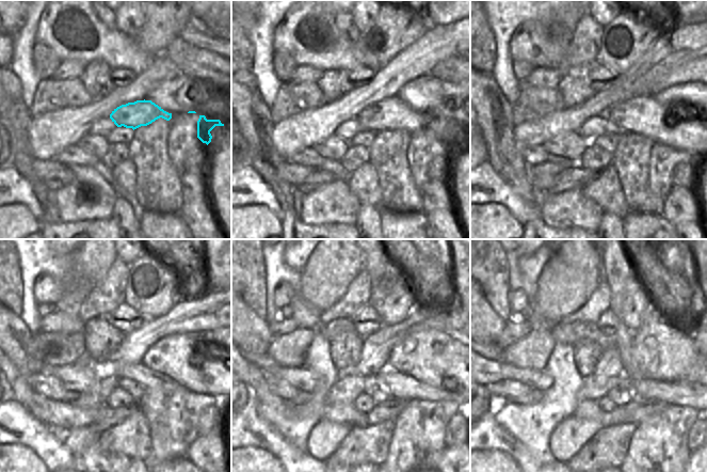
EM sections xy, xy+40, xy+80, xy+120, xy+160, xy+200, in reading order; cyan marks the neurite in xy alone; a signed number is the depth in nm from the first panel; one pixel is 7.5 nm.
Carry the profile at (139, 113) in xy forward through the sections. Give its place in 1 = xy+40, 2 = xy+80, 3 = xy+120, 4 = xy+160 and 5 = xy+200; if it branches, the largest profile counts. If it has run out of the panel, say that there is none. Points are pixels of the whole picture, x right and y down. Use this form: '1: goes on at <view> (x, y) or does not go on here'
1: goes on at xy+40 (392, 113)
2: goes on at xy+80 (646, 115)
3: goes on at xy+120 (174, 356)
4: goes on at xy+160 (414, 356)
5: goes on at xy+200 (651, 350)

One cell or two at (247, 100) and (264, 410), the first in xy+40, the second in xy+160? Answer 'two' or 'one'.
two

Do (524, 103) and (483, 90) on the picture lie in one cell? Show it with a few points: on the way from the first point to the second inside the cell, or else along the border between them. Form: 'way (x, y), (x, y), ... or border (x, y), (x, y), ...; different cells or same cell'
border (512, 105), (512, 121), (516, 124); different cells

